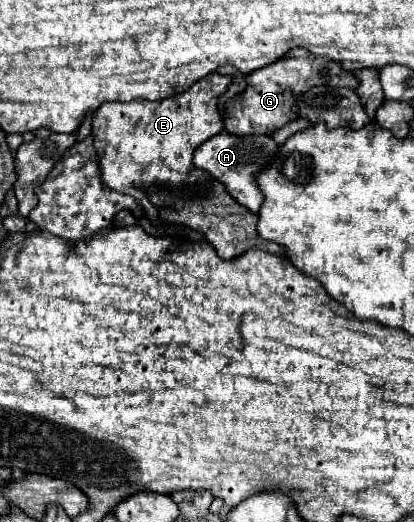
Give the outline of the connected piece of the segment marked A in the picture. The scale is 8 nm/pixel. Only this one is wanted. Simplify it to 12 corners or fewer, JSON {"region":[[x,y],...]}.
{"region":[[222,132],[198,146],[196,168],[258,212],[256,174],[274,160],[270,136]]}

